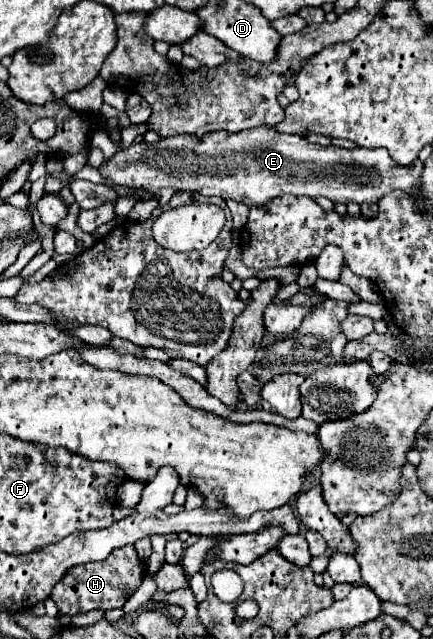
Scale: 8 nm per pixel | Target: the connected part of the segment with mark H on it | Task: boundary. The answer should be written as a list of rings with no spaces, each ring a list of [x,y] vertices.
[[[125,545],[111,551],[111,555],[99,563],[85,563],[71,567],[71,571],[67,571],[67,575],[63,575],[63,579],[53,587],[51,599],[57,603],[61,615],[75,615],[89,609],[109,611],[115,607],[123,607],[125,603],[123,589],[127,587],[135,591],[141,585],[143,575],[145,575],[145,563],[137,557],[133,545]]]

